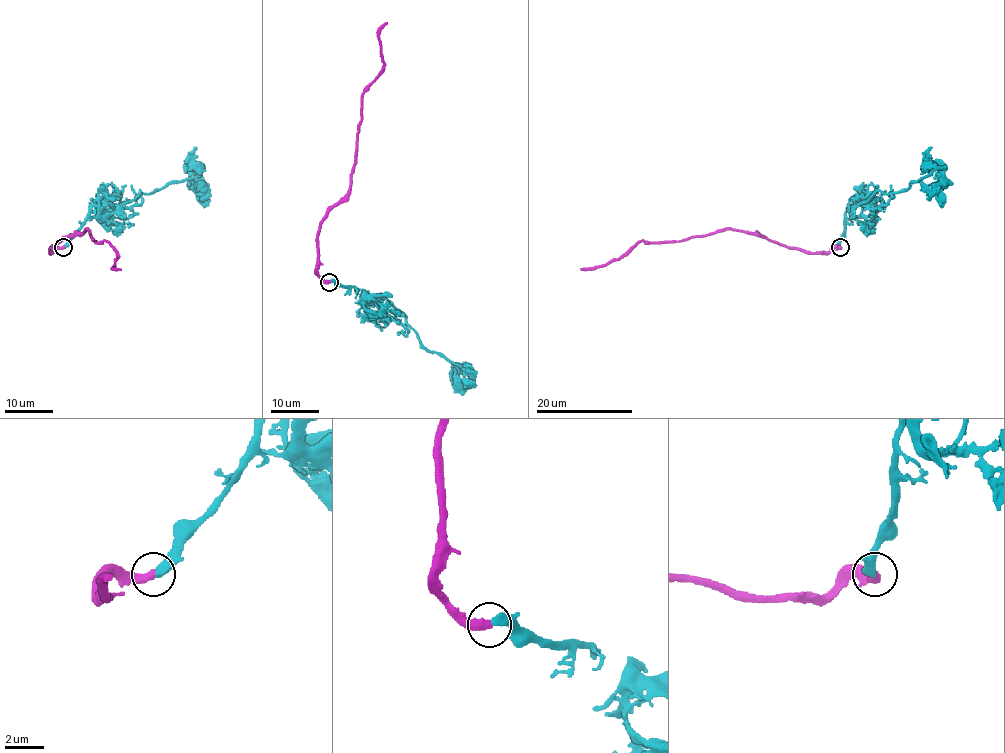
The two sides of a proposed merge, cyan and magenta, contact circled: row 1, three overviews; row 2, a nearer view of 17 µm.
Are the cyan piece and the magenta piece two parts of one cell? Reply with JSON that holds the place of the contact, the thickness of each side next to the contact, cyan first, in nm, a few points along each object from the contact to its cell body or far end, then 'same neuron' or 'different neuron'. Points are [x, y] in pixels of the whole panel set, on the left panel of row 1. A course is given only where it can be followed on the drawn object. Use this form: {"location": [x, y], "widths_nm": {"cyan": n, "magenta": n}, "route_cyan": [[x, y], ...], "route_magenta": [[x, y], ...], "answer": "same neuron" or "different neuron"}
{"location": [63, 247], "widths_nm": {"cyan": 440, "magenta": 460}, "route_cyan": [[64, 247], [93, 206], [102, 216], [115, 212], [140, 190], [196, 177], [199, 168], [204, 207]], "route_magenta": [[63, 247], [51, 252], [56, 243], [86, 229], [96, 242], [107, 241], [117, 254], [113, 268], [121, 270]], "answer": "same neuron"}

